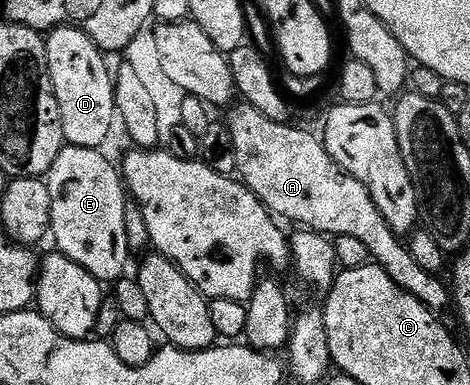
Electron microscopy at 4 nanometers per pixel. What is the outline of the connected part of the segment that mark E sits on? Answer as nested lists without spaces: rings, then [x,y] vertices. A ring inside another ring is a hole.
[[[64,145],[63,151],[57,156],[57,160],[53,160],[53,168],[45,175],[45,181],[49,188],[49,196],[51,197],[51,228],[49,231],[50,237],[55,237],[58,253],[69,256],[69,260],[73,260],[77,264],[81,264],[81,268],[85,268],[104,284],[114,283],[116,280],[124,277],[127,266],[127,257],[129,251],[127,248],[127,237],[125,236],[125,204],[129,201],[128,191],[125,189],[125,183],[121,177],[117,166],[105,160],[105,156],[100,154],[98,149],[90,150],[84,146],[68,146]]]

